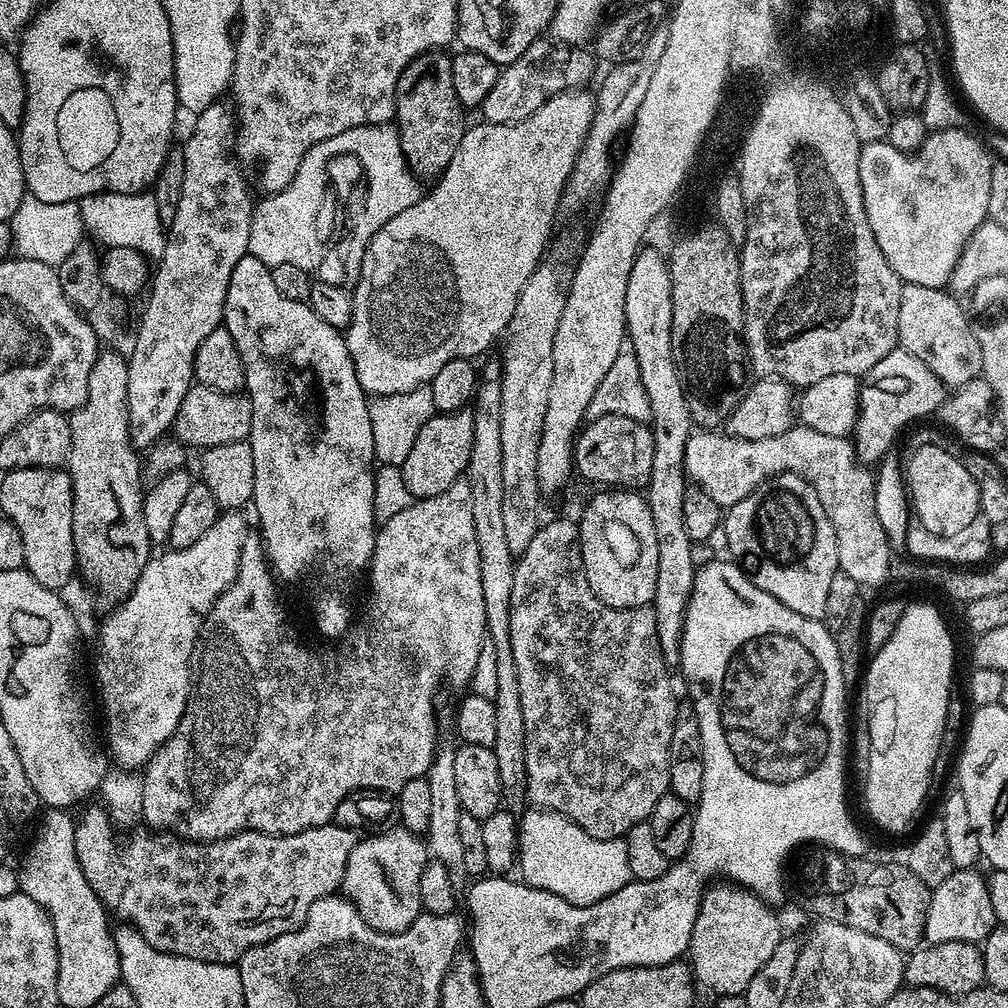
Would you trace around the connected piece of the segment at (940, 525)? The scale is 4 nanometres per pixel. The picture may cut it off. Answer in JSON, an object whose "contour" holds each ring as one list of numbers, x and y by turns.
{"contour":[[924,444,909,460,906,460,906,489,910,497,911,511,920,520,920,525,930,534,935,536,953,536,958,530,966,530,970,522,980,515,980,503,978,502,978,486,974,478,970,478,970,470,962,466,960,456,951,456,944,448,936,444]]}

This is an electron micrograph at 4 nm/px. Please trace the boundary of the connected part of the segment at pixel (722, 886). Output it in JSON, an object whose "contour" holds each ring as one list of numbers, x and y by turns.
{"contour":[[716,882,705,888,687,950,687,955,692,956,690,967,695,983,701,989,709,988,716,998,743,996,750,978,762,970,782,938,780,920,771,911,775,912,760,897,731,882]]}

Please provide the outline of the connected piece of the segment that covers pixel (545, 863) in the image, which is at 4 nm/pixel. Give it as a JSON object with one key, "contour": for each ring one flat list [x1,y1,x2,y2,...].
{"contour":[[535,806,529,807,527,811,519,817,518,820,518,872,522,875,523,883,528,884,531,888,537,888,538,890,546,890,550,894,554,894,558,898,562,898,566,902,571,904,577,904,583,908,587,904,593,904,598,902,602,898,606,898,610,894,614,894,618,890,622,890,622,886,626,886,632,880,632,871,630,870,630,862,626,858,626,846,623,839,618,840,599,840,594,838,590,834,586,834,586,830,582,830,574,823,573,820,567,820,561,812,550,812,546,808,538,808]]}

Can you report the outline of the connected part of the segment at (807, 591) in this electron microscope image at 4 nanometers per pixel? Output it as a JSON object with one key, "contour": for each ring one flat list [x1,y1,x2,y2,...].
{"contour":[[793,472,773,476,733,508,727,509,722,525,726,530,727,551,731,559,743,568,758,590,766,590,766,594,778,598,778,602,806,618,820,620,823,617,830,578,834,578,840,567,838,542,834,538,834,526,830,526,830,518,826,518,826,510,822,510,822,502,818,502,818,494,814,494,814,486,810,486,810,482]]}

